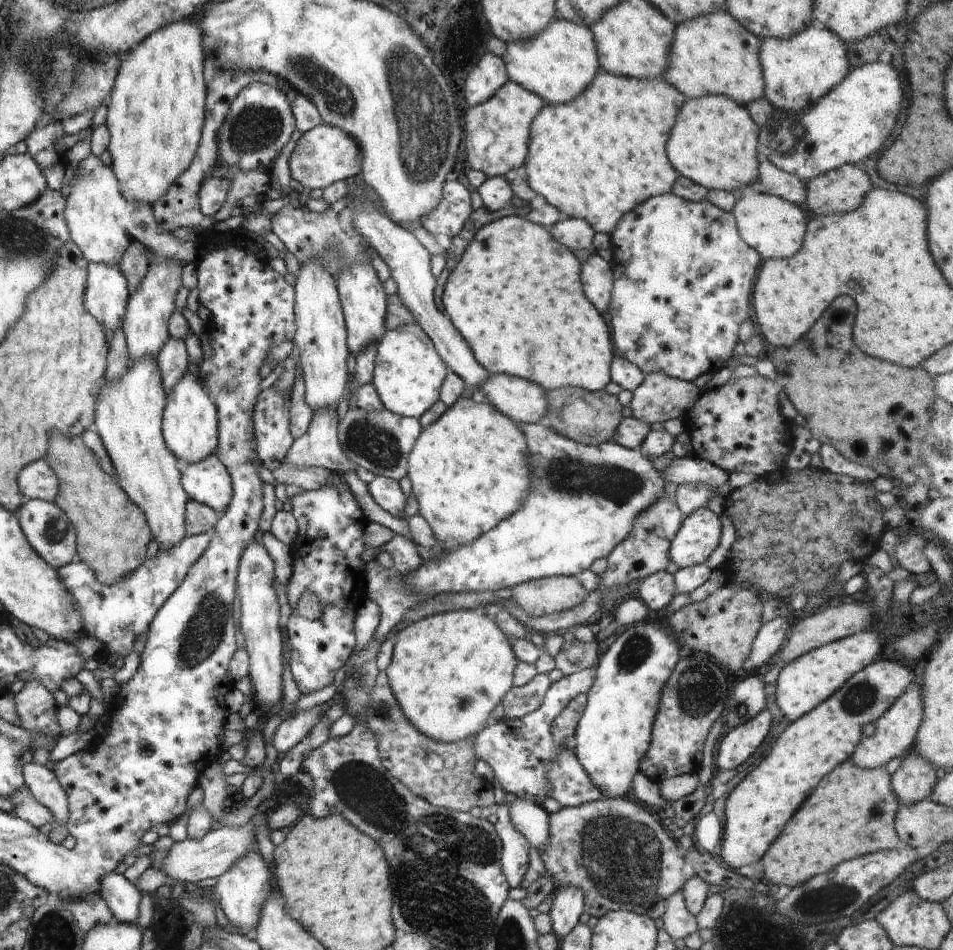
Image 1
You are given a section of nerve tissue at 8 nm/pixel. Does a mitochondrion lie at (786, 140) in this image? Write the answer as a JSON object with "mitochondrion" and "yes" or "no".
{"mitochondrion":"yes"}

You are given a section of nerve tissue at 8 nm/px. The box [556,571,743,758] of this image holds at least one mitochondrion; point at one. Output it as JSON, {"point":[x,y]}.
{"point":[704,681]}

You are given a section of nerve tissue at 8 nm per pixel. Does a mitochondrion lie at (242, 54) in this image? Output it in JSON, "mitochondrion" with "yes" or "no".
{"mitochondrion":"yes"}

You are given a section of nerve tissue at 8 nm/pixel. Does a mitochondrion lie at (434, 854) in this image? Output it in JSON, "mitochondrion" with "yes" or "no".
{"mitochondrion":"yes"}

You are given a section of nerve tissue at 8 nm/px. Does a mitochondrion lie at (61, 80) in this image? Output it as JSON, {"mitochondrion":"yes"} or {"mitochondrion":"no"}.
{"mitochondrion":"yes"}

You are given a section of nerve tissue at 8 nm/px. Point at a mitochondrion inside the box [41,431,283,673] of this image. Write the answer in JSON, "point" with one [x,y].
{"point":[204,632]}

